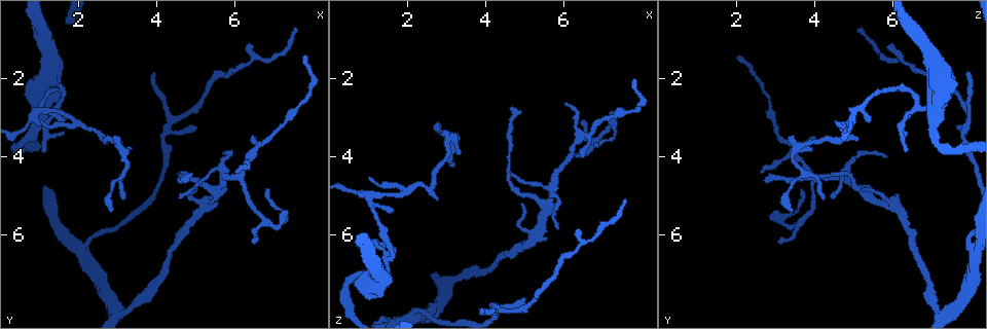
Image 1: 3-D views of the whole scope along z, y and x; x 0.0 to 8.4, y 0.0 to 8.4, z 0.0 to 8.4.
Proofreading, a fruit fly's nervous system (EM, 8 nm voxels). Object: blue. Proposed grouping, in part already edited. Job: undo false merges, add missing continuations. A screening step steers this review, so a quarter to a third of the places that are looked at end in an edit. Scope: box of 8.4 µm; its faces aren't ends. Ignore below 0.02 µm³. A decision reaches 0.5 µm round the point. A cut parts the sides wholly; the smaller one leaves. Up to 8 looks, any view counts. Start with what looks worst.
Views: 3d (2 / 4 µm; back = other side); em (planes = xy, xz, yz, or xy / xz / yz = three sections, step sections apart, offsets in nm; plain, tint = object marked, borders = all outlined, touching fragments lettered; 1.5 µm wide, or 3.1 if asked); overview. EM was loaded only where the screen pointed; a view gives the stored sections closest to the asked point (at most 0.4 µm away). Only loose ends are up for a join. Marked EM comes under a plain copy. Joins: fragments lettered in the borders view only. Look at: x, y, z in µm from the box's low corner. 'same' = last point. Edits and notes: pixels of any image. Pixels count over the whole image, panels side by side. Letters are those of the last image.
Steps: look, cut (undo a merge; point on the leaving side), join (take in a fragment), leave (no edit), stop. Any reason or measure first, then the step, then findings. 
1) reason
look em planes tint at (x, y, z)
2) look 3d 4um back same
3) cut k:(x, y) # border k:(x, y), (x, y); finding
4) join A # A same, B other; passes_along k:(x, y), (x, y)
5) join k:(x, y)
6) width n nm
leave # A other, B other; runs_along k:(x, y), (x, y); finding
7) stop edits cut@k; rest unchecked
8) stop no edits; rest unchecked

thin end
look 3d 4um at (1.00, 3.10, 4.50)

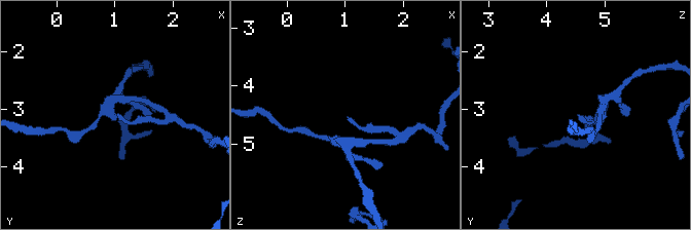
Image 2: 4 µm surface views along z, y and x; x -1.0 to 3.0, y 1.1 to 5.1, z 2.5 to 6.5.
now the EM
look em planes borders at (1.00, 3.05, 4.50)

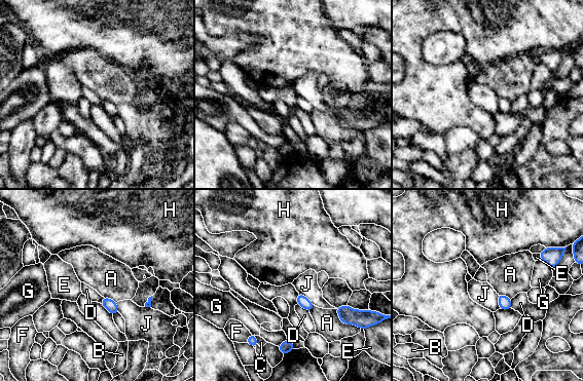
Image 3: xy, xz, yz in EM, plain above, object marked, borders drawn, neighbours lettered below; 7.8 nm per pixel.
leave # A other, B other, C other, D other, E other, F other, G other, H other, J other; border 3:(336, 308), (338, 317), (349, 325); none of them fits

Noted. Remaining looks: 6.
tapers out
look em planes borders at (5.00, 3.20, 7.65)

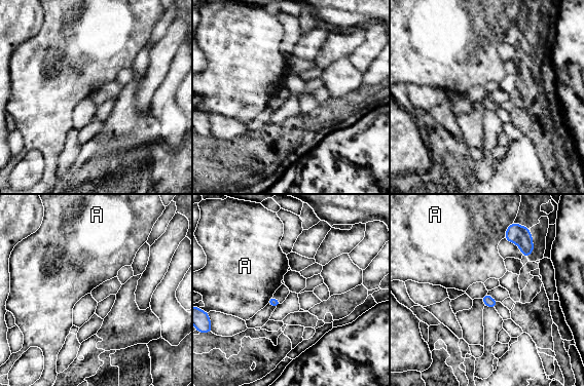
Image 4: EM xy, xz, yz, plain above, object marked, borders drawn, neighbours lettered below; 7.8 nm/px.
width 70 nm; longest_contact A 120 nm
leave # A other; no lettered fragment goes on from it

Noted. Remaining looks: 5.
look 3d 4um at (6.50, 6.25, 3.15)

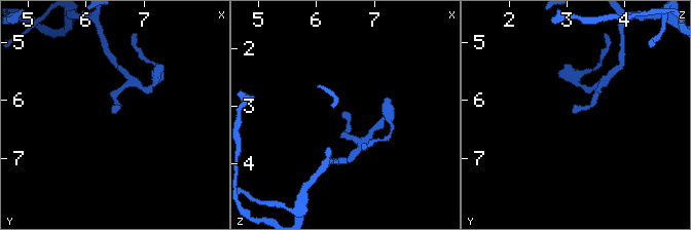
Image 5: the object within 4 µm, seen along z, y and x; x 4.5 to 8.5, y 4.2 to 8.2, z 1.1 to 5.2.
look em planes borders at (6.50, 6.25, 3.10)

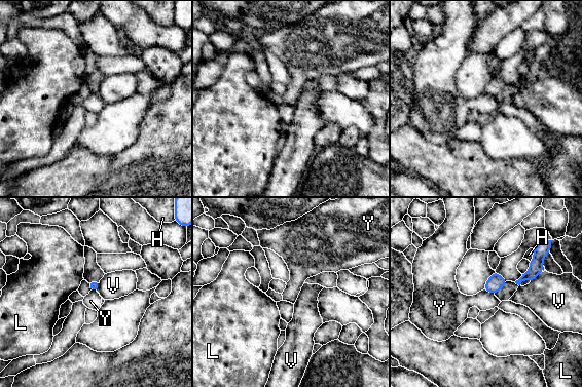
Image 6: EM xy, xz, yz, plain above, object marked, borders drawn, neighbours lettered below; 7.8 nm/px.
width 70 nm
leave # H other, L other, V other, Y other; border 6:(484, 288), (494, 294); none of them fits

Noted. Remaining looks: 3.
stop no edits; rest unchecked

